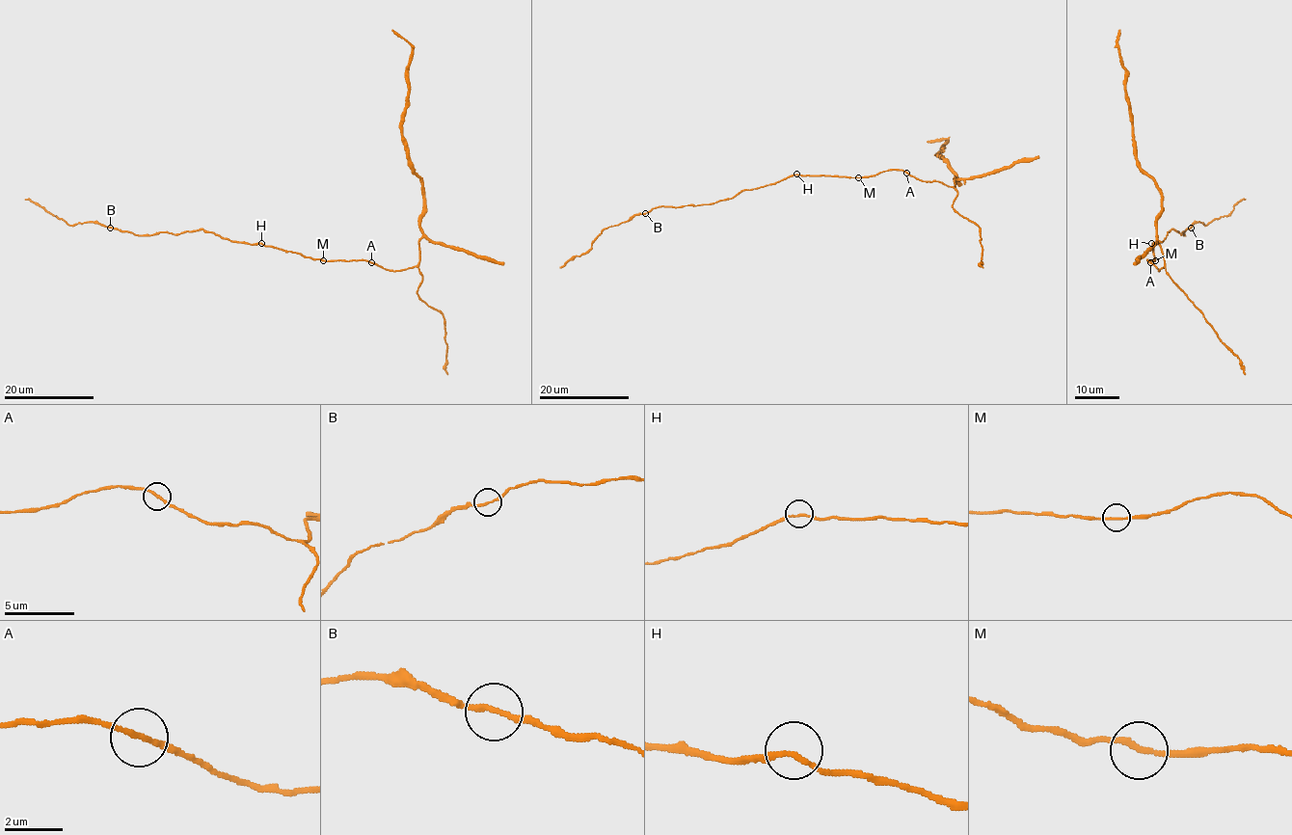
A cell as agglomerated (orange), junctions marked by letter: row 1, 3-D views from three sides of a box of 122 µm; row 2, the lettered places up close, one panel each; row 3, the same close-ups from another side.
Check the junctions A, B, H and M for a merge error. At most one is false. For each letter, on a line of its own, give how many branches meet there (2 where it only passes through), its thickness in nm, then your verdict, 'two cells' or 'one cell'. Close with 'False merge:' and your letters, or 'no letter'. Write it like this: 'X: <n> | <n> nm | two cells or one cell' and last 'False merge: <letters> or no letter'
A: 2 | 170 nm | one cell
B: 2 | 170 nm | one cell
H: 2 | 170 nm | one cell
M: 2 | 170 nm | one cell
False merge: no letter

